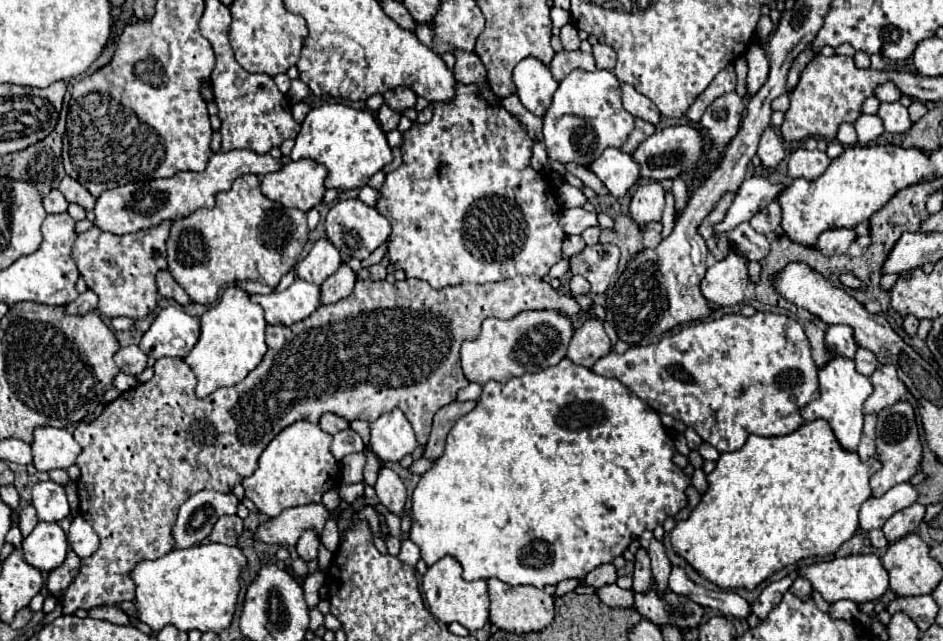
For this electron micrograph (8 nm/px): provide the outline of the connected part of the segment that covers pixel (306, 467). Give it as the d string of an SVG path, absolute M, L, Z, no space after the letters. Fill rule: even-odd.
M298 420L286 426L262 452L256 472L244 478L242 486L246 490L246 498L250 498L268 518L278 516L286 508L322 502L324 492L340 484L340 464L332 456L330 444L332 436L318 424Z

